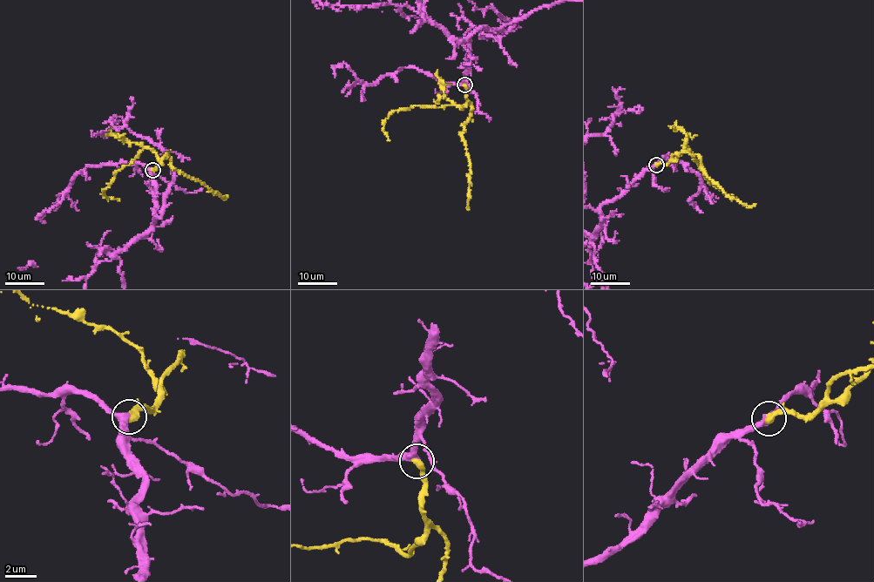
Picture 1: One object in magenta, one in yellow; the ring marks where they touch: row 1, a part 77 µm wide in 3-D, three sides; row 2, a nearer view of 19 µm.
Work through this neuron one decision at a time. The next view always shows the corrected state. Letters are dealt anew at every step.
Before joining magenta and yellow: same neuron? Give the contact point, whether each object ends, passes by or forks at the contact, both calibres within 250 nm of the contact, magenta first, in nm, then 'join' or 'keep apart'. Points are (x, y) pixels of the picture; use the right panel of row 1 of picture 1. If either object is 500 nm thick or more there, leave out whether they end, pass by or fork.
at (656, 165); 400 nm thick on the magenta side, 500 nm on the other; join

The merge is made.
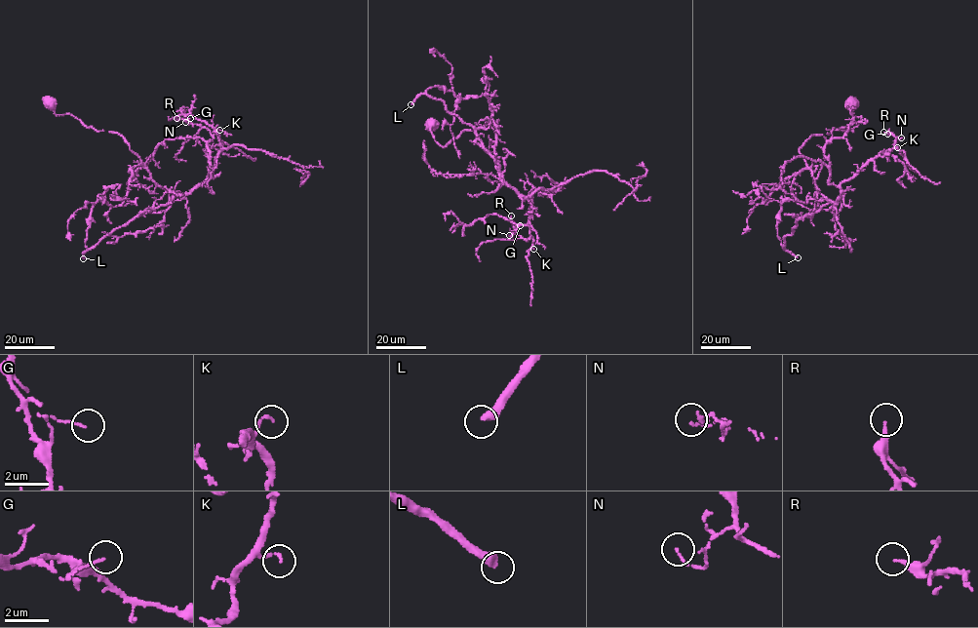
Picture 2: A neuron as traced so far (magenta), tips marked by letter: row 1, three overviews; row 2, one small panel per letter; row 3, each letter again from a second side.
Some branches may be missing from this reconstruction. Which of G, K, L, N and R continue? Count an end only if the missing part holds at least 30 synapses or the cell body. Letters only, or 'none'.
L

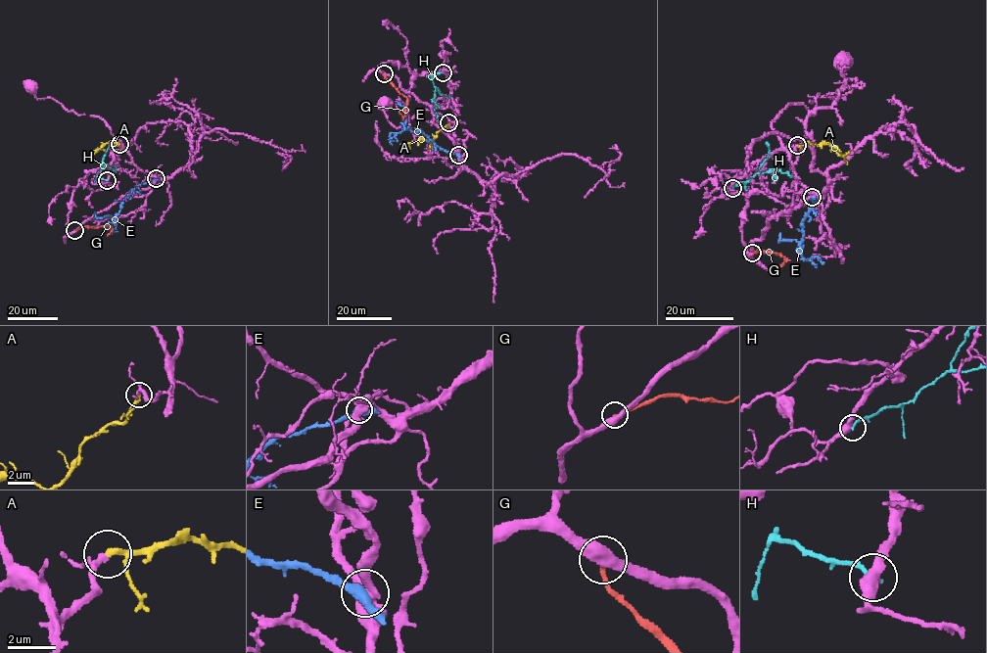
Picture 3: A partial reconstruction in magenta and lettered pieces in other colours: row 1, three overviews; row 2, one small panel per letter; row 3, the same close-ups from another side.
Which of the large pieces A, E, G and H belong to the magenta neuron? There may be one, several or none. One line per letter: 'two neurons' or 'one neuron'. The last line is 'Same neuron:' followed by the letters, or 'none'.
A: one neuron
E: two neurons
G: two neurons
H: two neurons
Same neuron: A

